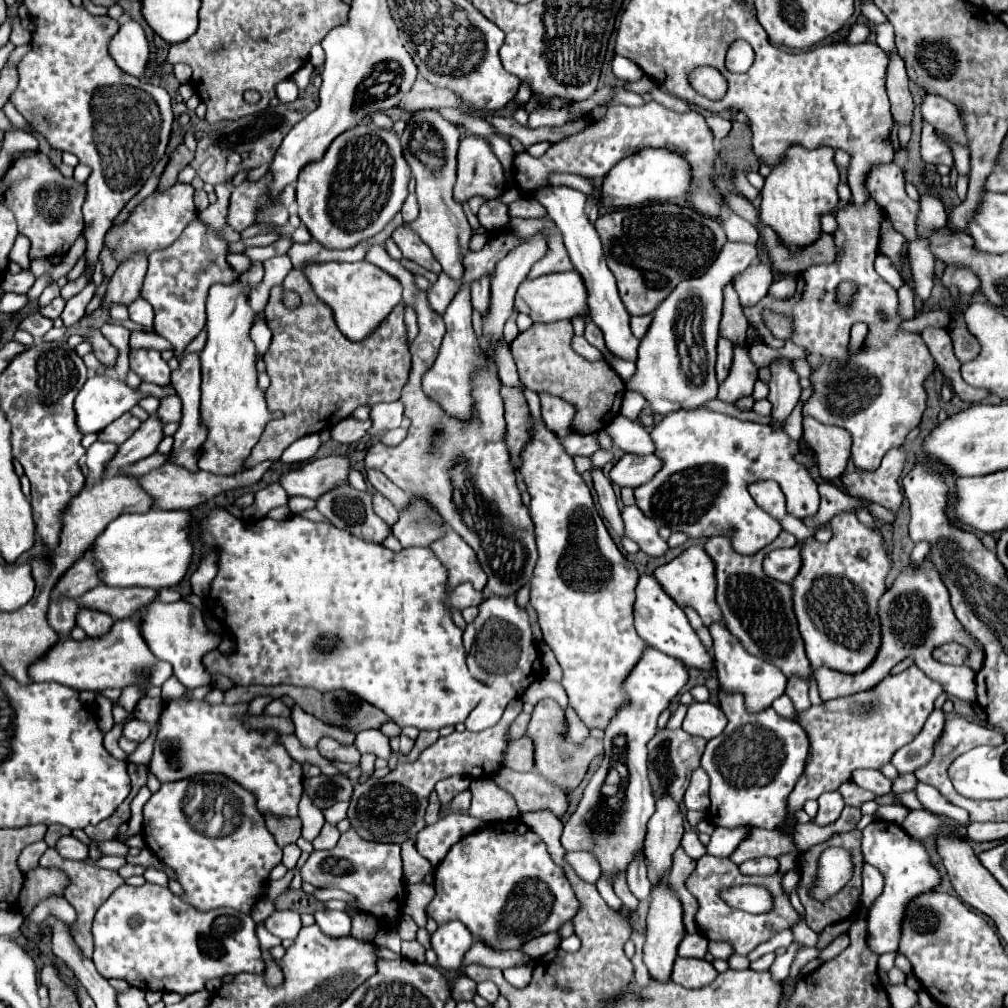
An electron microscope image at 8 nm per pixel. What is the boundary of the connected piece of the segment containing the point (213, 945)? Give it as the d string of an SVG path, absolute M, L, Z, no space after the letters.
M144 883L142 887L122 885L114 891L112 897L104 901L98 909L92 925L94 935L94 955L92 961L98 973L106 979L120 977L126 979L130 987L152 989L152 991L176 991L182 995L190 995L194 991L202 991L208 981L220 979L228 973L264 973L264 961L260 953L260 943L256 937L256 923L250 915L240 913L236 909L220 907L212 911L198 911L192 905L186 905L180 897L176 897L168 887Z

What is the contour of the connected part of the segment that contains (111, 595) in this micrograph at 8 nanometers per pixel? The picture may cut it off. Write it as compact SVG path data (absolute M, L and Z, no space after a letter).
M100 583L82 595L80 607L102 611L114 619L130 619L144 605L154 601L156 593L156 589L110 589Z

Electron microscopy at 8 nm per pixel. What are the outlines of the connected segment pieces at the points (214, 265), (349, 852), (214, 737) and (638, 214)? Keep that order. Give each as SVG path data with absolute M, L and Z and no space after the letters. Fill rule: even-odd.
M200 219L190 221L190 225L182 231L182 235L170 247L150 253L150 257L148 257L148 273L144 277L140 297L152 305L152 309L154 309L154 329L156 329L158 335L168 339L176 347L176 355L180 355L184 351L184 347L204 329L208 289L212 285L216 285L216 283L234 285L234 281L238 281L240 273L230 267L226 257L228 257L228 241L222 239L214 229L210 229Z
M348 829L340 835L338 845L330 851L312 851L308 863L300 869L302 881L312 883L314 887L338 887L356 897L356 903L348 905L350 909L362 909L362 913L374 913L382 921L394 921L400 917L404 881L402 881L402 859L400 845L366 841Z
M186 697L168 701L160 715L156 747L150 759L150 771L160 783L190 777L194 773L226 773L246 785L256 795L258 811L296 817L302 785L302 765L294 761L276 741L276 731L250 731L236 715L246 715L248 705L208 705ZM172 749L172 755L168 755Z
M642 203L606 213L598 217L596 231L602 239L608 269L616 277L620 299L630 315L652 313L682 279L706 273L726 241L720 221L670 203Z

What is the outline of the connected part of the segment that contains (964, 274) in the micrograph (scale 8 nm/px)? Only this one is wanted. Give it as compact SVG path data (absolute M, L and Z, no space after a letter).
M954 267L946 269L946 277L942 277L940 283L948 289L954 285L958 287L960 293L966 293L966 295L972 295L978 289L978 279L974 277L974 273L966 269L954 269Z

